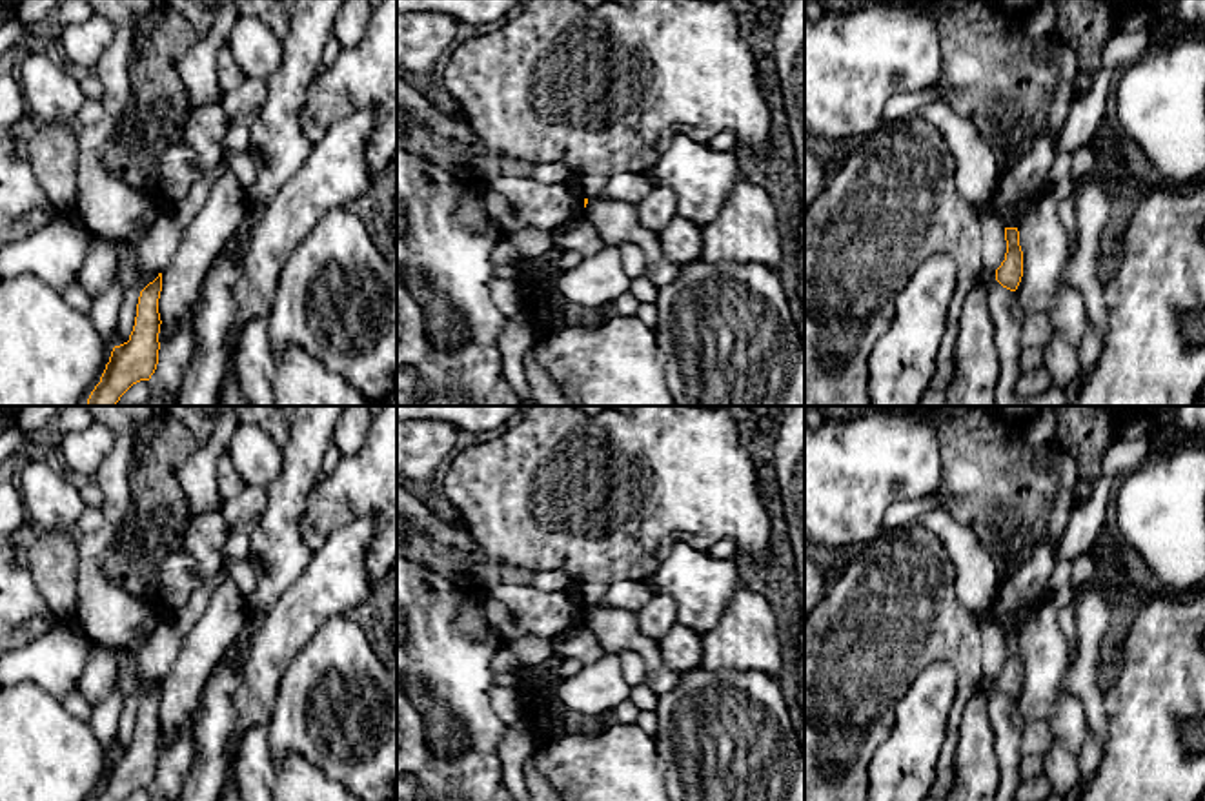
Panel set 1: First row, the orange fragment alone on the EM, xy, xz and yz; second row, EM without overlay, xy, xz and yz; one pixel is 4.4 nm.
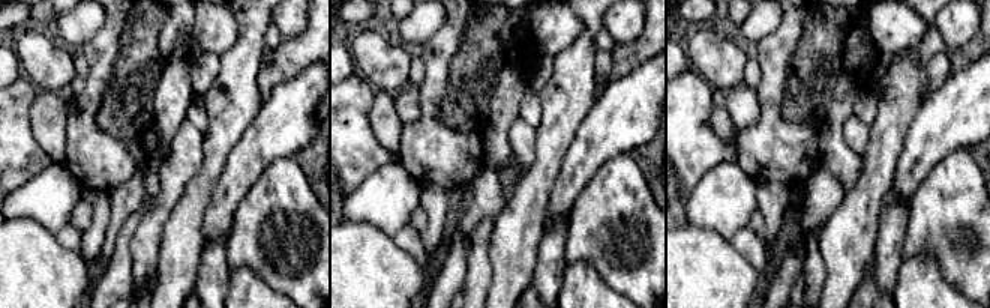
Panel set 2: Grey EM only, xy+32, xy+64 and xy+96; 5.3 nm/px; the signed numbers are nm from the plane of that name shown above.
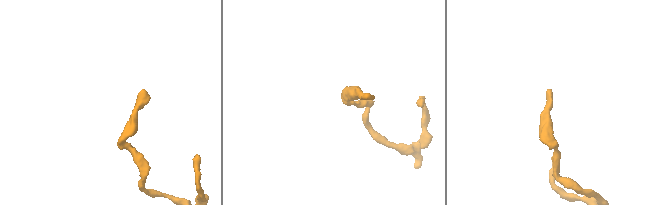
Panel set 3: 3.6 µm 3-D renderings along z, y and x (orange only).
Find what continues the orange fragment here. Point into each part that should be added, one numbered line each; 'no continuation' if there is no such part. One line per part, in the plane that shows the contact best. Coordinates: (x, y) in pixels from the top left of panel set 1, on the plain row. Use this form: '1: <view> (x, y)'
no continuation

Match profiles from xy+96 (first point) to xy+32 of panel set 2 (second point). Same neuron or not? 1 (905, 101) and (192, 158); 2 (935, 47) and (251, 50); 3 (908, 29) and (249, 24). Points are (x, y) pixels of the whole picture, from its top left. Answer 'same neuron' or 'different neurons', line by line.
1: different neurons
2: different neurons
3: different neurons

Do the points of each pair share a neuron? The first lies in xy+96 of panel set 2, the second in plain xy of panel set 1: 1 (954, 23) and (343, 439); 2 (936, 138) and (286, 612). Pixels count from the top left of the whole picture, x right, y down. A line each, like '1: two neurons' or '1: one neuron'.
1: one neuron
2: one neuron

